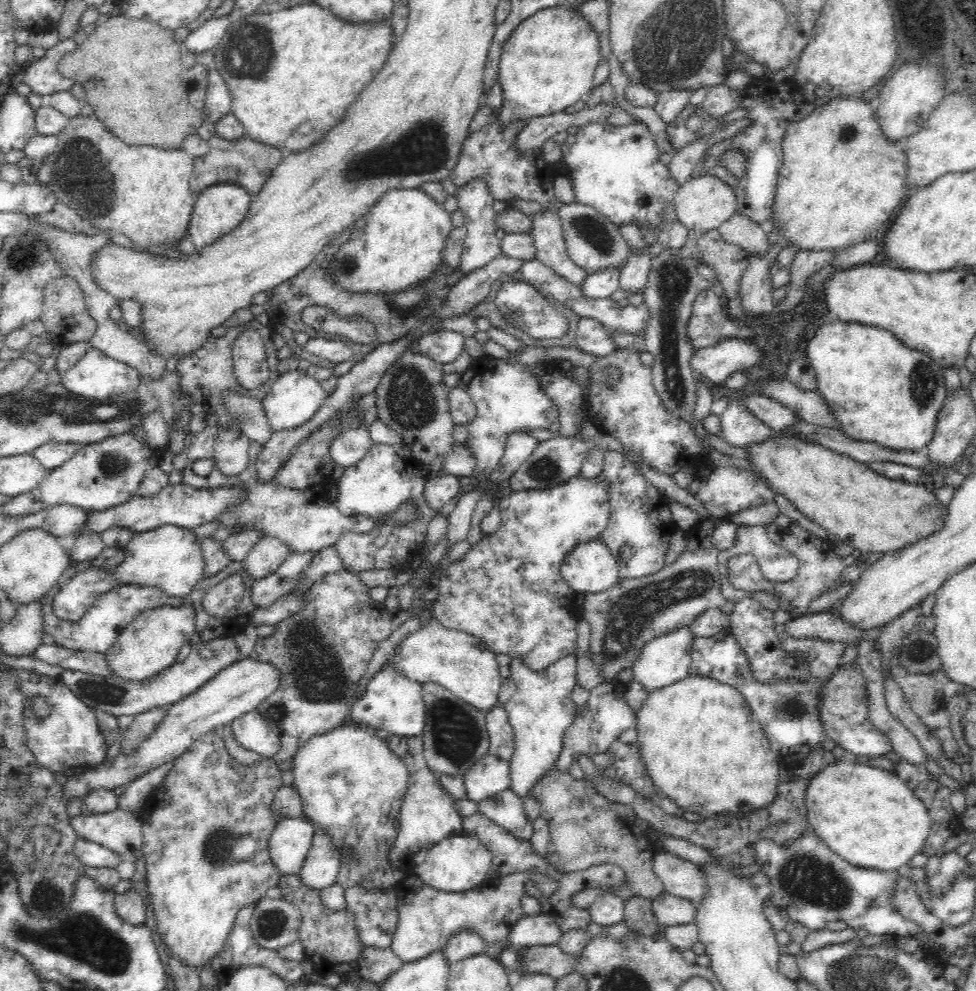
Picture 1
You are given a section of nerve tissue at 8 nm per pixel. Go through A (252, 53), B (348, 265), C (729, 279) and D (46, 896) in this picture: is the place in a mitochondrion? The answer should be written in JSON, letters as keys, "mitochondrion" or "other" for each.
{"A":"mitochondrion","B":"mitochondrion","C":"other","D":"mitochondrion"}

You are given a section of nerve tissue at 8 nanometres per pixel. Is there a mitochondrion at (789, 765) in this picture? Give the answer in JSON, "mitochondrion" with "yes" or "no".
{"mitochondrion":"no"}

